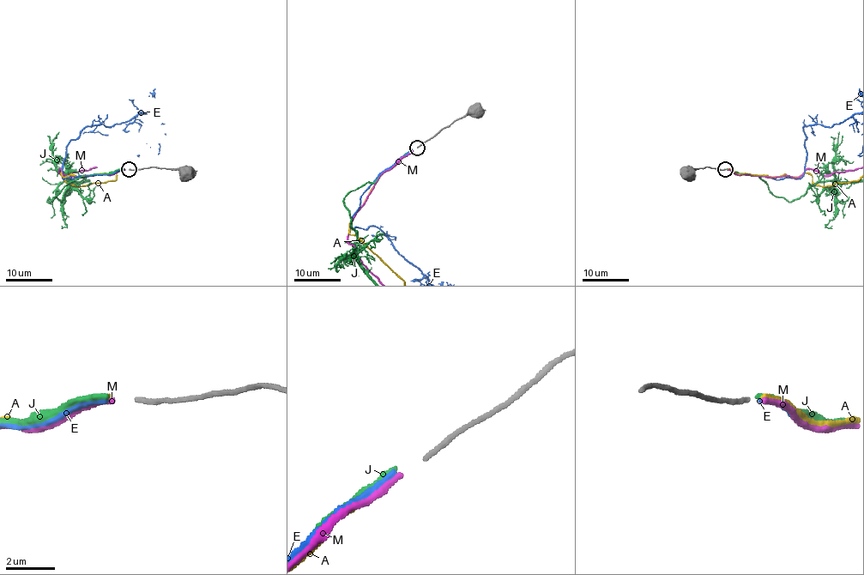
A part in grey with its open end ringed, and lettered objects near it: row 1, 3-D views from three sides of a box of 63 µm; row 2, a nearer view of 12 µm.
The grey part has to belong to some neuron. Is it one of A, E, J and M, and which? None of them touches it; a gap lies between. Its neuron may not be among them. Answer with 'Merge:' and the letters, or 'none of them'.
Merge: E

